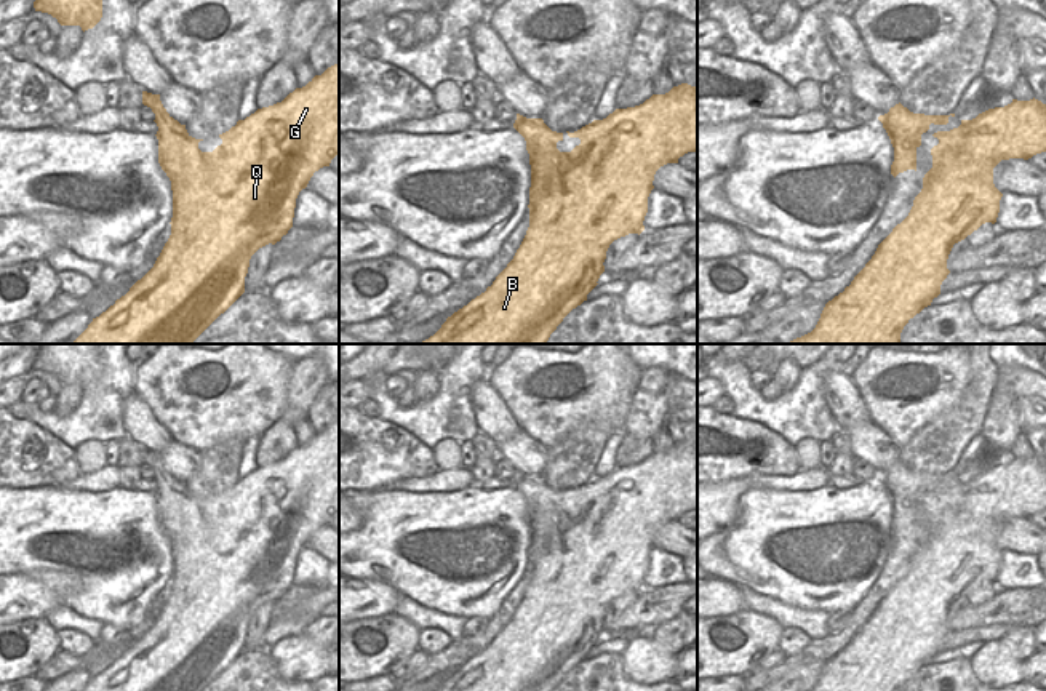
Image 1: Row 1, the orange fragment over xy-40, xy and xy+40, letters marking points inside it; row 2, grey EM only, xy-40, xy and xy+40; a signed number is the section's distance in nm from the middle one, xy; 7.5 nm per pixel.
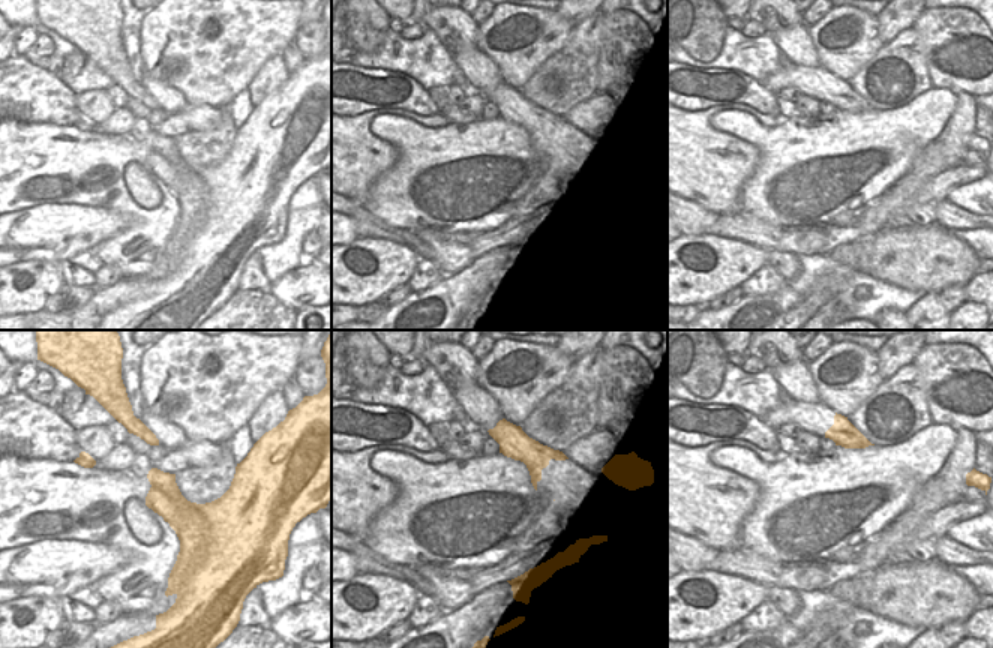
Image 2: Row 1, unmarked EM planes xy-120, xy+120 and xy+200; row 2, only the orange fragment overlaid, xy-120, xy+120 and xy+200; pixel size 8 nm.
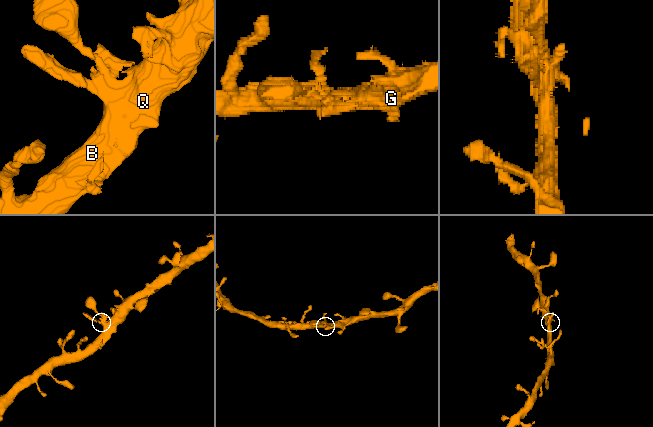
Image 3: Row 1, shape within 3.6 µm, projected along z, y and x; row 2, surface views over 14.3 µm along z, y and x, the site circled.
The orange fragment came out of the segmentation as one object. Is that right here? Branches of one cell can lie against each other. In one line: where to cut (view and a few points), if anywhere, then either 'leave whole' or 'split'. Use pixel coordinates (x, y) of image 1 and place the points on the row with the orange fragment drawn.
no cut | leave whole

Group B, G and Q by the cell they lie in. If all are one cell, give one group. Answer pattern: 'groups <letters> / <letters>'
groups B G Q

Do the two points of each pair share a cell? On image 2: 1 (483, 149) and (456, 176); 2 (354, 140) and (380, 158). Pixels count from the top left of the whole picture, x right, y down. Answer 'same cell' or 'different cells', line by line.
1: same cell
2: same cell

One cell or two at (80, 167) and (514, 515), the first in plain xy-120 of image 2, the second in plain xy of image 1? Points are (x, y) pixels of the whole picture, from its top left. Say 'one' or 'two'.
one

